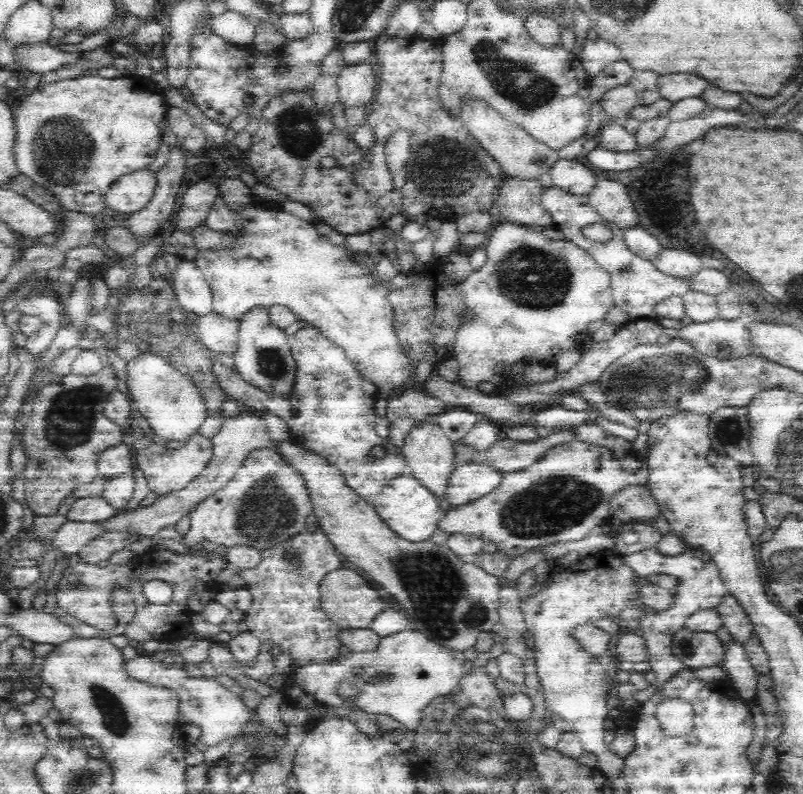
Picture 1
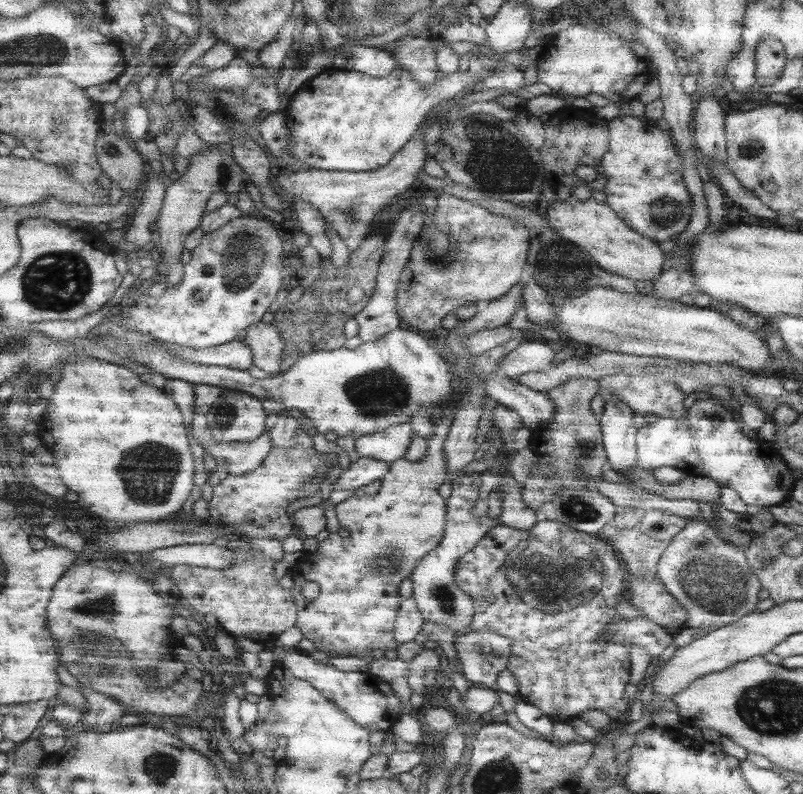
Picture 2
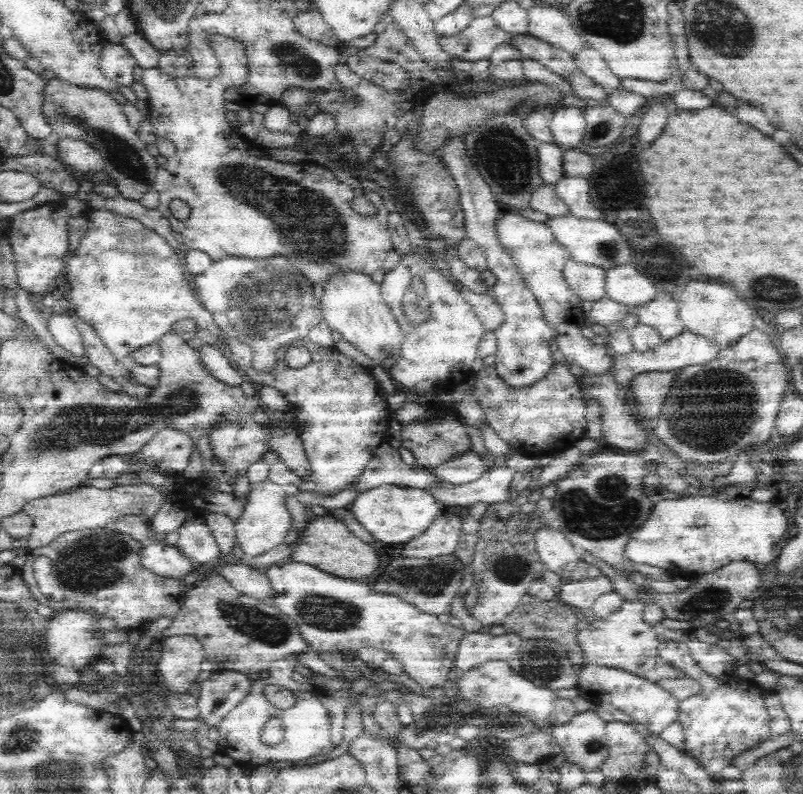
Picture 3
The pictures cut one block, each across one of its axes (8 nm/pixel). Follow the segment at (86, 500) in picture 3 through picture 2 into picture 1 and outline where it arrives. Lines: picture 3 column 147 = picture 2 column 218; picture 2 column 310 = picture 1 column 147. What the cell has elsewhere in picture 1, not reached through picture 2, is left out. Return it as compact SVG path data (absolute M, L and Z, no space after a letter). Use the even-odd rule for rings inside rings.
M135 416L125 427L125 438L134 457L134 467L144 473L150 492L154 492L158 496L182 490L206 468L213 455L212 439L200 434L192 434L181 448L168 448L166 442L158 440L153 435L148 436L140 428Z

